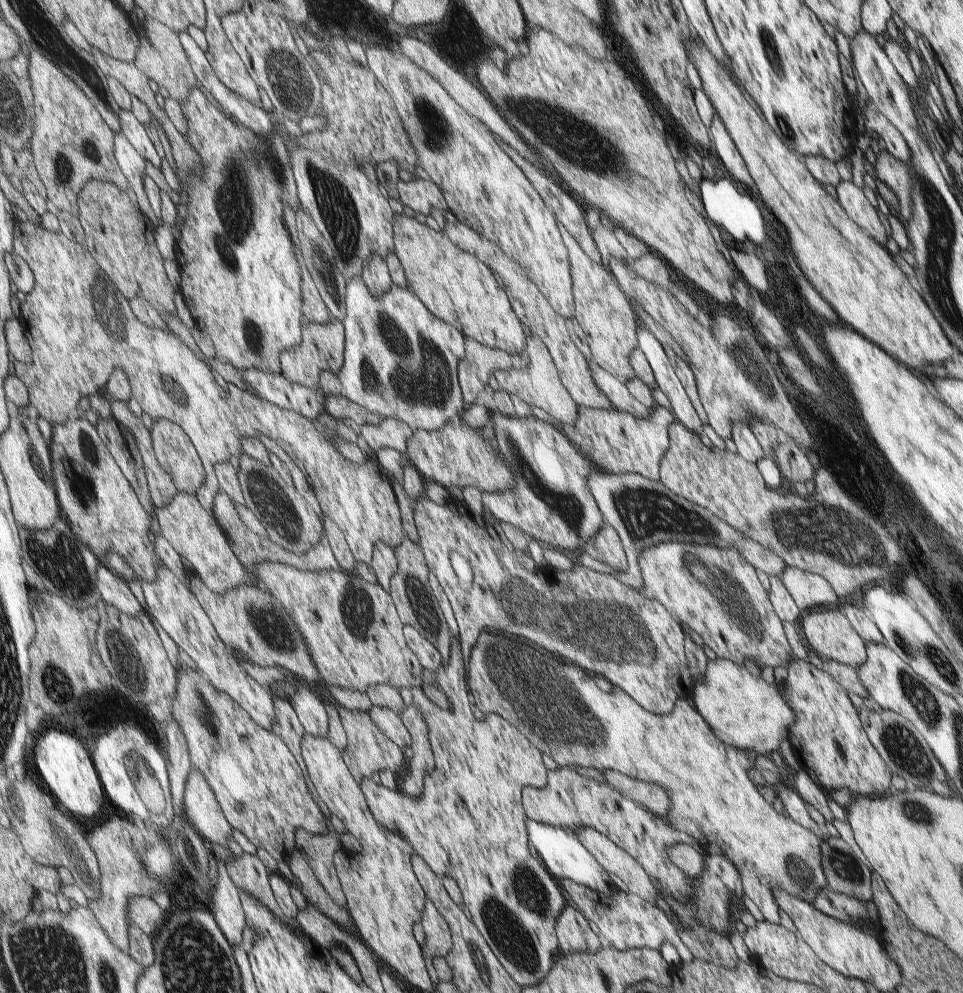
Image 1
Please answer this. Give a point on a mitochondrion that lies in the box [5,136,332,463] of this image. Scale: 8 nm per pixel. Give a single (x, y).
(64, 177)

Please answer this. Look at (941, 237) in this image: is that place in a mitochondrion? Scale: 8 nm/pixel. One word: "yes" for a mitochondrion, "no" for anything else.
yes

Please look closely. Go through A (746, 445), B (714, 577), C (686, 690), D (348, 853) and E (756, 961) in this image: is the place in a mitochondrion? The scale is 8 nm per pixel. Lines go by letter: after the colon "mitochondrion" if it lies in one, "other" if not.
A: other
B: mitochondrion
C: other
D: other
E: other

